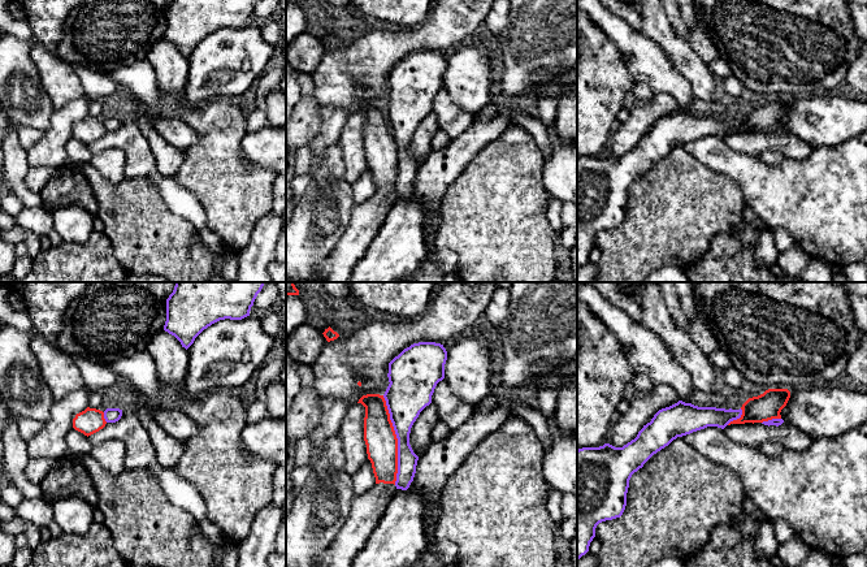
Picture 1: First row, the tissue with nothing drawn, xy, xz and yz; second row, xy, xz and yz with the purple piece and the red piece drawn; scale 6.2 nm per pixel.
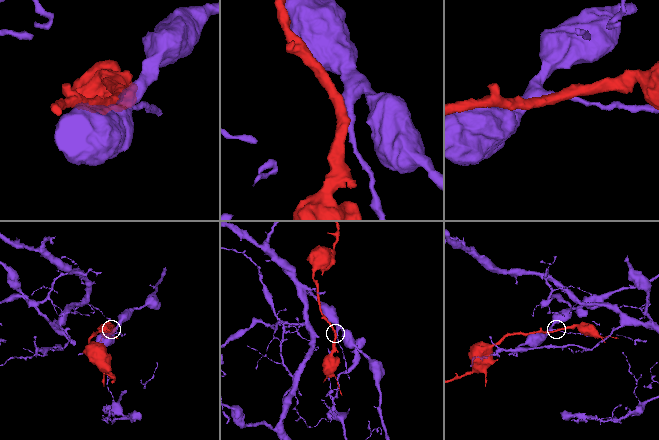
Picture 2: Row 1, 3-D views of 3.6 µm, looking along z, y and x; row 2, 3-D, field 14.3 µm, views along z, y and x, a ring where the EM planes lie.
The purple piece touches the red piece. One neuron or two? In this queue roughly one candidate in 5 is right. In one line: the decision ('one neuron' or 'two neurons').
two neurons

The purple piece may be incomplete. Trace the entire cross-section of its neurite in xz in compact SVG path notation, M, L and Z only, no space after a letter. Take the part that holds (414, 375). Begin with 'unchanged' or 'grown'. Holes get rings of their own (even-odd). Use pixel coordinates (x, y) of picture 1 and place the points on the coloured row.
unchanged; M419 342L404 349L389 363L389 386L383 394L398 438L396 489L407 490L413 481L419 456L409 445L409 433L420 412L432 403L432 395L439 381L445 378L447 351L441 343Z

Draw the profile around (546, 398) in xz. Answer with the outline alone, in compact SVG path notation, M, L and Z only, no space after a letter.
M554 386L539 389L534 395L534 403L537 408L547 419L555 415L556 402L558 402L558 391L555 390Z

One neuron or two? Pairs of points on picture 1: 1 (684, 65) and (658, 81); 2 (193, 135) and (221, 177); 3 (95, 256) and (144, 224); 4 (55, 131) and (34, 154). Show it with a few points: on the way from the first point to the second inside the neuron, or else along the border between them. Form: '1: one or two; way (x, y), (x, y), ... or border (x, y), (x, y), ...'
1: two; border (658, 46), (688, 82), (694, 95)
2: two; border (181, 118), (198, 134), (198, 139), (183, 150)
3: two; border (102, 232), (122, 268)
4: one; way (52, 137), (39, 150)

